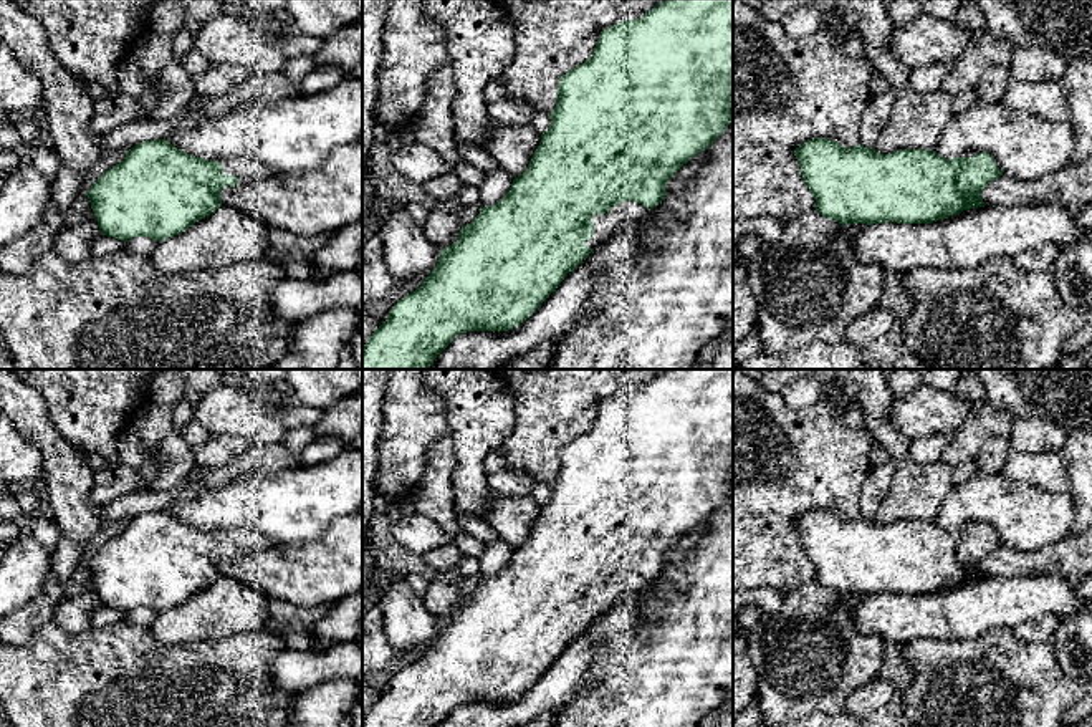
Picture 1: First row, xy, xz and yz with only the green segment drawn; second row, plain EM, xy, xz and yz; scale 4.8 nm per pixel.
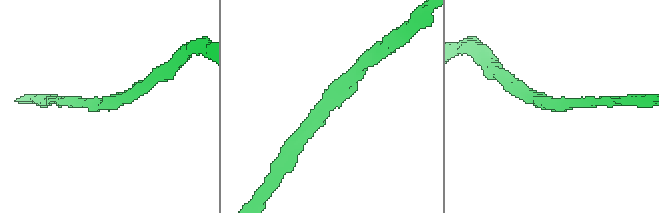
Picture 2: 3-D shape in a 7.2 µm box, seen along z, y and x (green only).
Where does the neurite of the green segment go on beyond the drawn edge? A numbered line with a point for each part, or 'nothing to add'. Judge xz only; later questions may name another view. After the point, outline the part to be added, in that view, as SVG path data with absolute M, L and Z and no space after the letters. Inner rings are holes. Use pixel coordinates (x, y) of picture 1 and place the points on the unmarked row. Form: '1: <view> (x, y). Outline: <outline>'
1: xz (608, 597). Outline: M629 571L612 576L606 585L596 585L592 590L592 609L587 611L586 616L596 621L617 606L629 606L632 609L632 603L627 599L639 593L649 593L652 581L654 580L647 580L642 575Z

